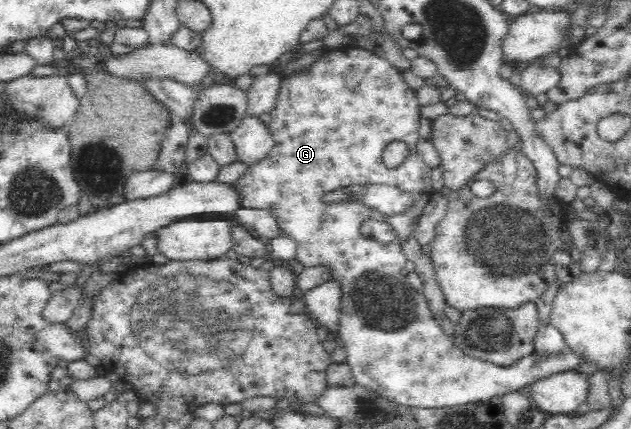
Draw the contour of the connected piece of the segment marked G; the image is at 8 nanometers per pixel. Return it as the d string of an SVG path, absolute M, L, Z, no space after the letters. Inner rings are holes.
M344 45L343 49L328 49L319 57L313 69L305 73L297 73L291 79L282 77L281 91L270 111L272 120L268 127L275 145L267 157L251 164L249 171L233 183L243 192L243 207L268 211L276 219L281 236L297 242L295 258L301 268L325 265L333 271L333 281L342 284L341 345L356 385L373 389L403 407L436 409L481 404L510 392L527 391L541 379L565 371L576 371L579 365L587 365L589 360L585 356L567 346L554 354L534 353L525 356L505 367L465 355L442 331L421 291L413 289L407 281L404 267L408 260L403 256L401 242L413 236L415 222L429 202L433 190L431 169L416 148L422 119L421 105L416 98L416 90L407 86L404 77L404 73L374 52L350 45ZM391 141L404 141L410 151L409 157L399 167L387 167L382 160L383 148ZM368 183L392 185L410 193L413 198L411 209L386 216L361 205L325 205L321 201L326 191ZM365 219L387 222L393 230L393 239L381 245L363 237L359 226Z

